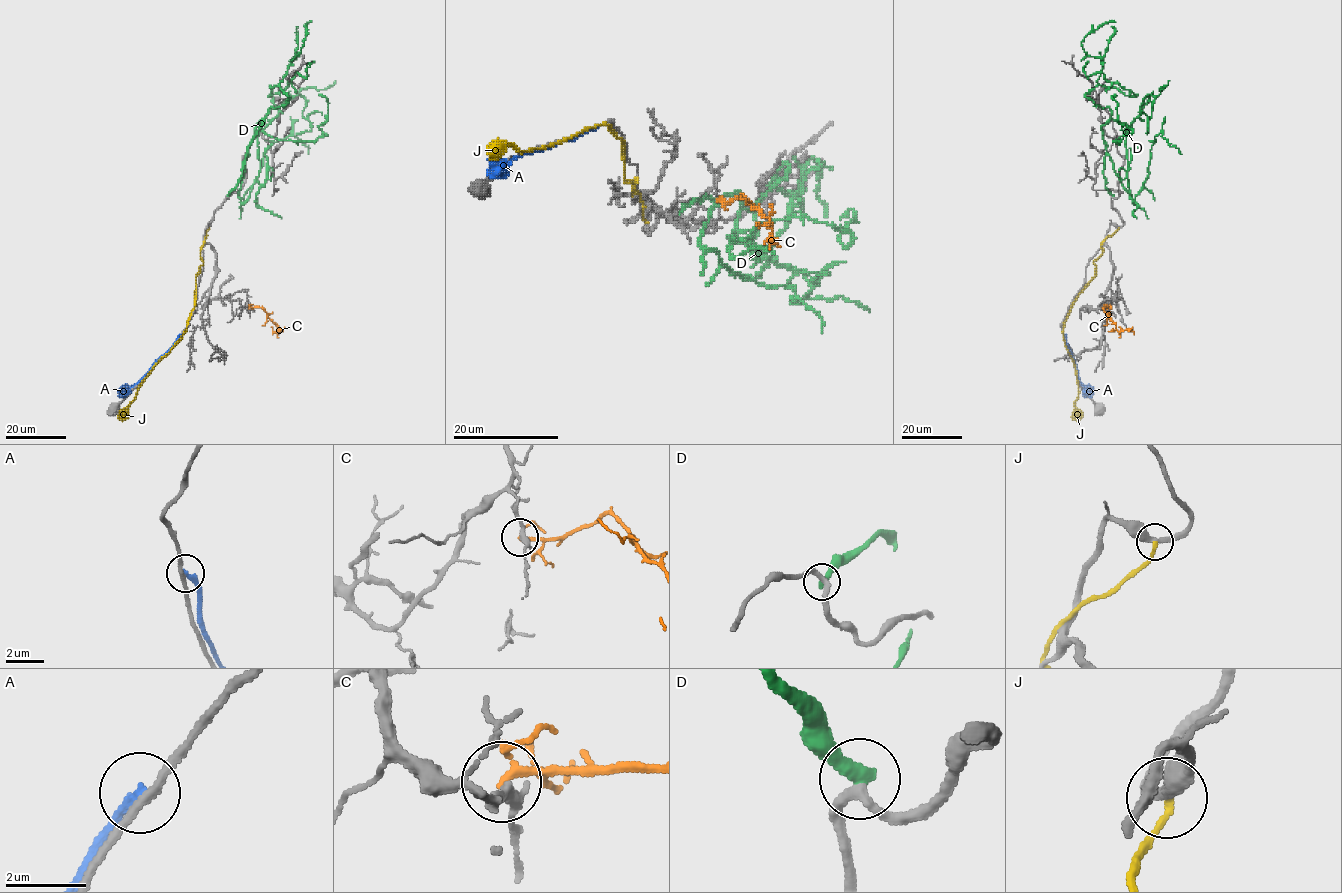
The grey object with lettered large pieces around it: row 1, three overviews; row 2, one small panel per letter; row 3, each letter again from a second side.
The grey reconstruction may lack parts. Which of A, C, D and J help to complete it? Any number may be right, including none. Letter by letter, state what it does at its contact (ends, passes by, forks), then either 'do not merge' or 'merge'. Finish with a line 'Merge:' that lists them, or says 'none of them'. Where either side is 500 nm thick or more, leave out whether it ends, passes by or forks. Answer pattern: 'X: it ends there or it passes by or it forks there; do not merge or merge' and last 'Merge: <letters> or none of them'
A: it ends there; do not merge
C: it passes by; do not merge
D: it ends there; do not merge
J: it ends there; do not merge
Merge: none of them

